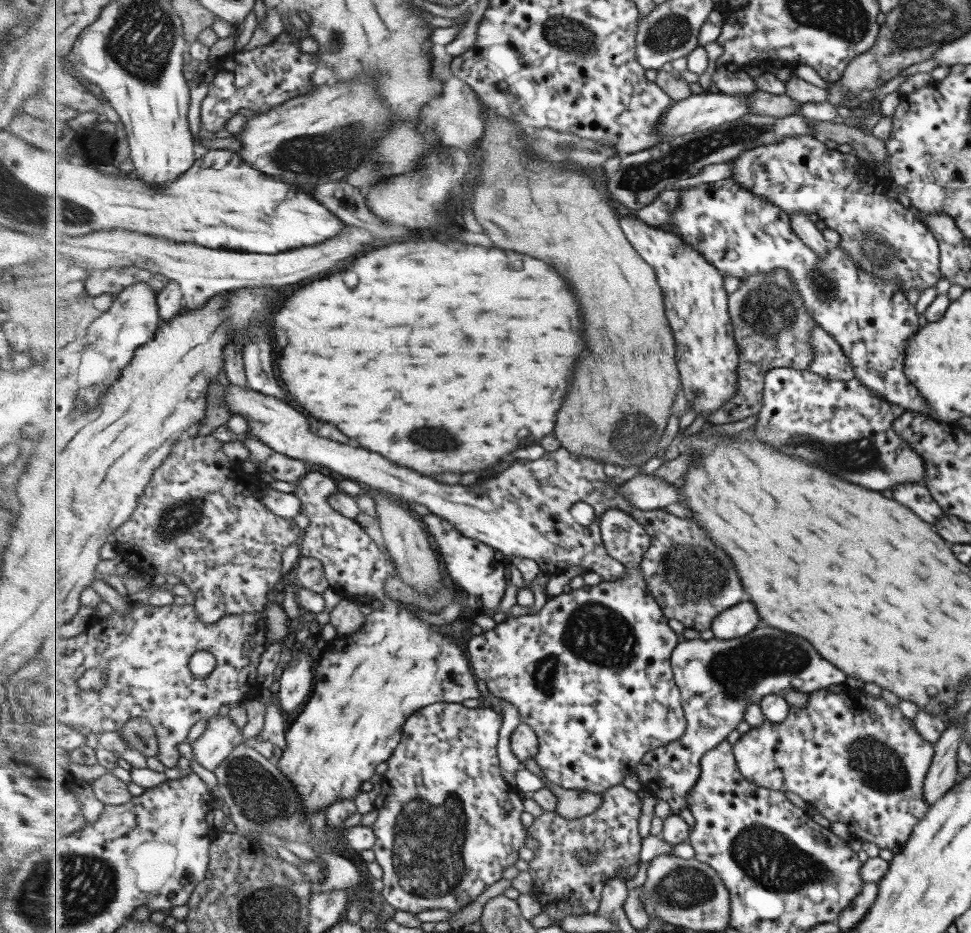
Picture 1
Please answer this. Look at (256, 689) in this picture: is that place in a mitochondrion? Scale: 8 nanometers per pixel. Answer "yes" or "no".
no

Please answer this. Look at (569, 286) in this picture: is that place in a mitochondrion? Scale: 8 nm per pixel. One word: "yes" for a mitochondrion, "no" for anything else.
no

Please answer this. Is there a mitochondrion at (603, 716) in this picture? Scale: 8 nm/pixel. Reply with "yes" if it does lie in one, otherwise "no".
no

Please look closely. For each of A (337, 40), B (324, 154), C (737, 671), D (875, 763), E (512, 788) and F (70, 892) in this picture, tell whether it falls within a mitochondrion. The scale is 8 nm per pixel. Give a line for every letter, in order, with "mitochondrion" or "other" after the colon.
A: mitochondrion
B: mitochondrion
C: mitochondrion
D: mitochondrion
E: other
F: mitochondrion

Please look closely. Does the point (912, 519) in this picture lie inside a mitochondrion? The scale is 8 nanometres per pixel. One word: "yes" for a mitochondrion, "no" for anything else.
no

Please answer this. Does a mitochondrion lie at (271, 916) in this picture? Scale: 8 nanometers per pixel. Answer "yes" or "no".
yes

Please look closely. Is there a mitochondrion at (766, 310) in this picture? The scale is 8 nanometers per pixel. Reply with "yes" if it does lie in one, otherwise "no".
yes

